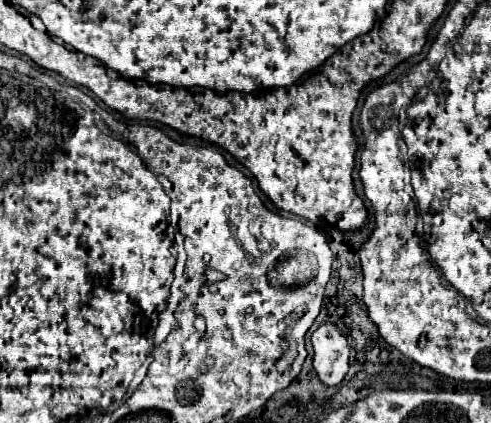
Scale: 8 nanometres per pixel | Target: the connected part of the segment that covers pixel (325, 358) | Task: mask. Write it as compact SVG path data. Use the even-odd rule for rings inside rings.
M321 323L315 333L311 335L311 343L313 343L313 367L319 373L319 379L325 385L339 385L349 369L349 347L347 347L347 339L341 335L341 331L333 325L333 323Z

